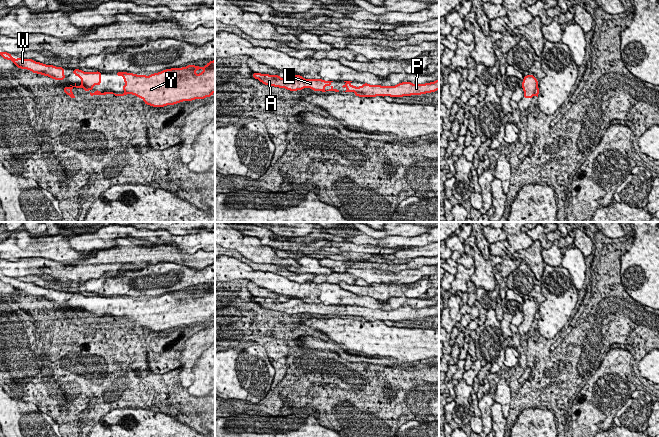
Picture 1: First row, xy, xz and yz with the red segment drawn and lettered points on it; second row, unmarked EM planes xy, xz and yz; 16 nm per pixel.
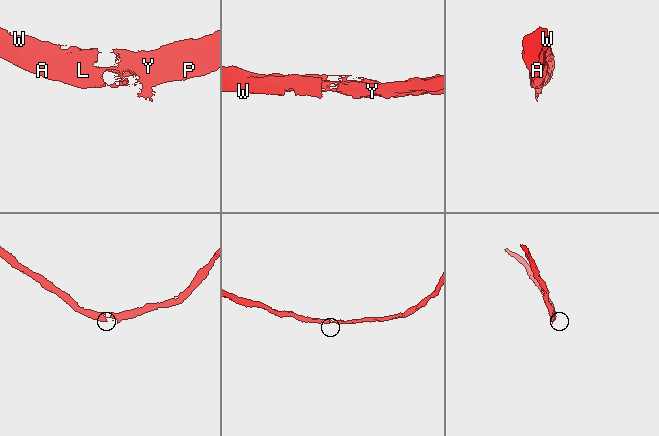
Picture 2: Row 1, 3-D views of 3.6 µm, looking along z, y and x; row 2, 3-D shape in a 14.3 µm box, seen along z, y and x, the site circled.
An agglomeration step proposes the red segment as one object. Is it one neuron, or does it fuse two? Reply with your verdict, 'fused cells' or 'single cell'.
single cell

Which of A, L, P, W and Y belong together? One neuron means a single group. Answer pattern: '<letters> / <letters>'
A L P W Y

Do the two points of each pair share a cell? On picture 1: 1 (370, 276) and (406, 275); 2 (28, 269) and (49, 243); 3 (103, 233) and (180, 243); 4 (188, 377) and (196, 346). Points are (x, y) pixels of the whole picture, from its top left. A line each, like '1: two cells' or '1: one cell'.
1: one cell
2: two cells
3: one cell
4: one cell

